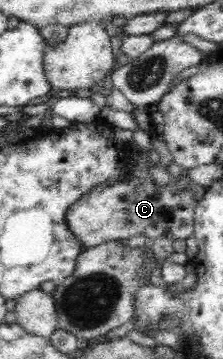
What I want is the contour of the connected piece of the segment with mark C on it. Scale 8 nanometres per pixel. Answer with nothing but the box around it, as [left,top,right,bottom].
[65,180,194,250]

